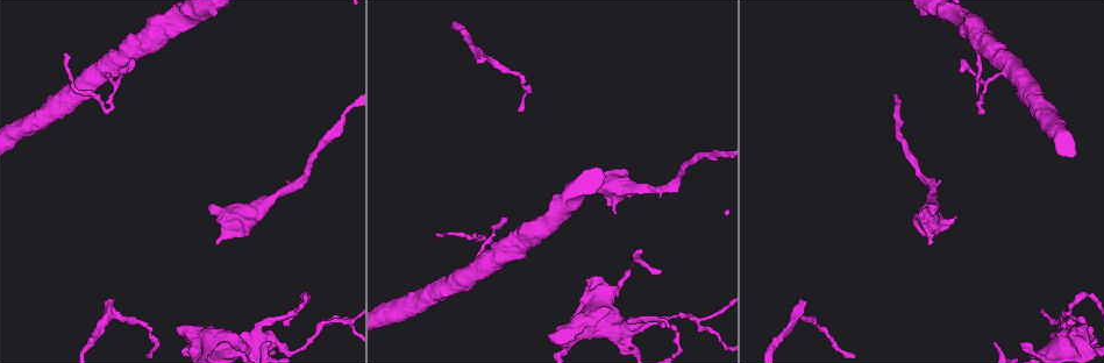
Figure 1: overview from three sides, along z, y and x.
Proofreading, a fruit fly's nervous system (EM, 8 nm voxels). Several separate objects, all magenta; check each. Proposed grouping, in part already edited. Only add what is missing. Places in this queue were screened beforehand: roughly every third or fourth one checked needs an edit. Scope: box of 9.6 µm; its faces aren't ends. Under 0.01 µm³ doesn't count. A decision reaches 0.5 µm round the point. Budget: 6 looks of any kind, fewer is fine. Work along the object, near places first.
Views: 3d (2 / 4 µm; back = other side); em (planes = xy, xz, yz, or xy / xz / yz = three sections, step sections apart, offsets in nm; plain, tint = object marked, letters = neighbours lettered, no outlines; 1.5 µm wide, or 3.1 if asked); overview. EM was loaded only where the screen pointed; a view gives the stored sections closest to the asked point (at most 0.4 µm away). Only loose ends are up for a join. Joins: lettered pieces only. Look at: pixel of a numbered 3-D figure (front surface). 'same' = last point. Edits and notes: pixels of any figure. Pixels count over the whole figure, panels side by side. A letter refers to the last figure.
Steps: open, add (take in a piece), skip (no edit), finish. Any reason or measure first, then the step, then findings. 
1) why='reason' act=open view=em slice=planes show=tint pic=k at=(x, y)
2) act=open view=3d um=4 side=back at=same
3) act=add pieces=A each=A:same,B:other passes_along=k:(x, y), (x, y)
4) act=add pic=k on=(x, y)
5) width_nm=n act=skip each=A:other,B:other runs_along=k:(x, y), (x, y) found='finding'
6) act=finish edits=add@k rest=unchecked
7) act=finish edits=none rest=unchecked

act=open view=3d um=2 pic=1 at=(602, 280)

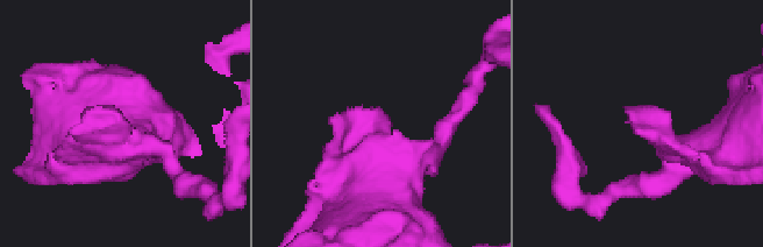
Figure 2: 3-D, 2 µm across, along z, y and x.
act=open view=em slice=planes show=letters pic=2 at=(637, 120)

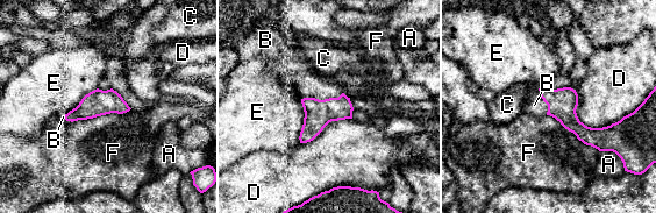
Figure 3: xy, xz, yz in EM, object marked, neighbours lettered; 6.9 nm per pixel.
act=add pieces=B each=A:other,B:same,C:other,D:other,E:other,F:other passes_along=3:(318, 113), (321, 100), (298, 72) found='it goes on there'

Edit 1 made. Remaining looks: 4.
why='redraw' act=open view=overview

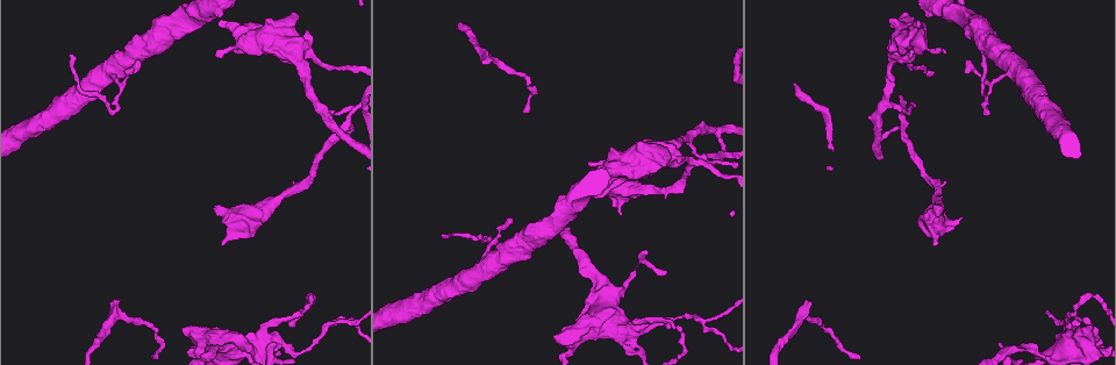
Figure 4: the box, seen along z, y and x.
why='an open end' act=open view=em slice=planes show=letters pic=4 at=(808, 299)

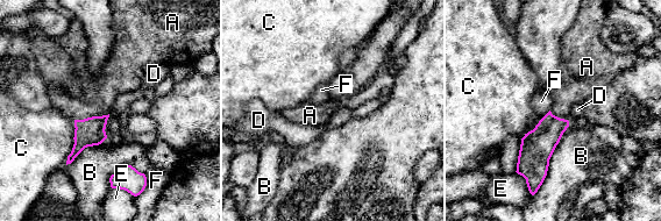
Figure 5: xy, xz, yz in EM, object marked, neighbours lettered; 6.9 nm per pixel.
width_nm=140 act=add pieces=A each=A:same,B:other,C:other,D:other,E:other,F:other passes_along=5:(90, 132), (92, 116), (100, 93) found='the cell continues'

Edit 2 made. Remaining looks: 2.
act=finish edits=add@3,add@5 rest=unchecked

